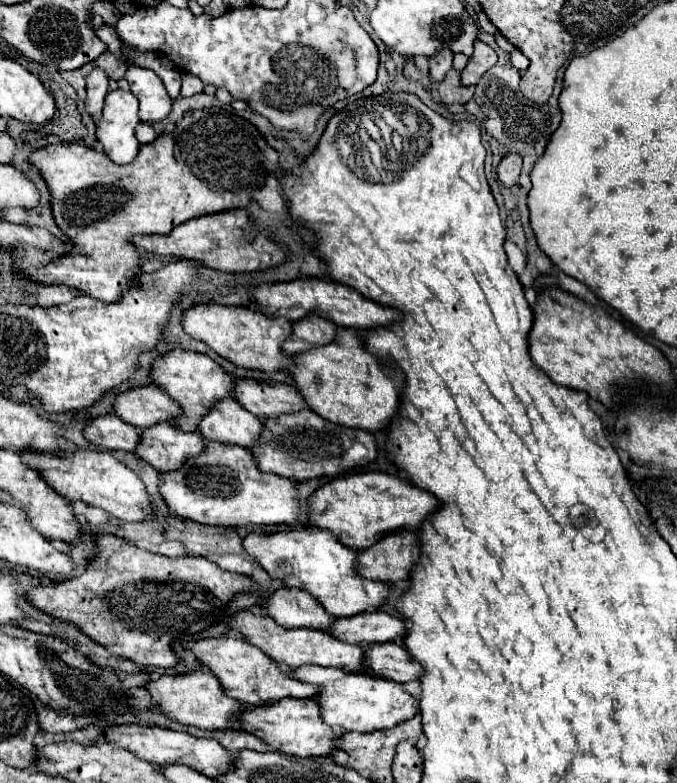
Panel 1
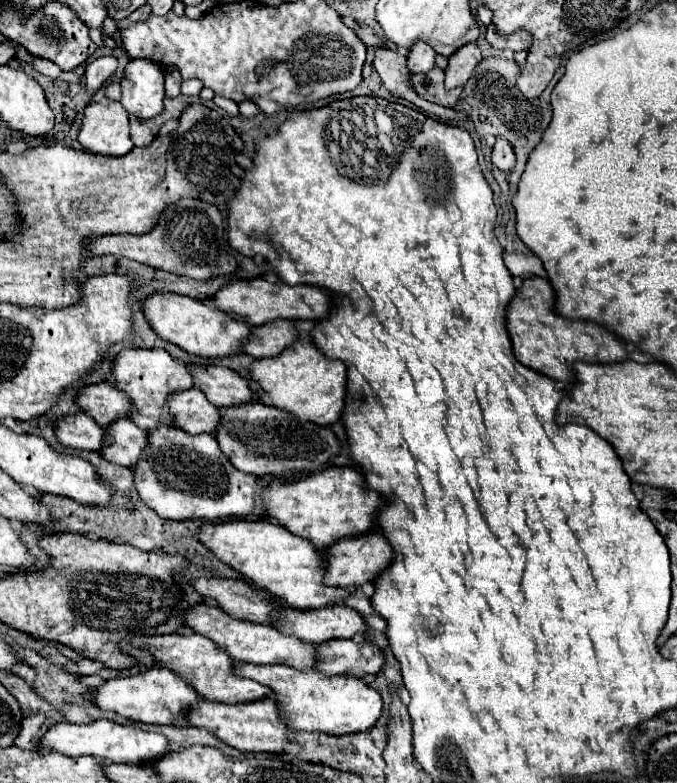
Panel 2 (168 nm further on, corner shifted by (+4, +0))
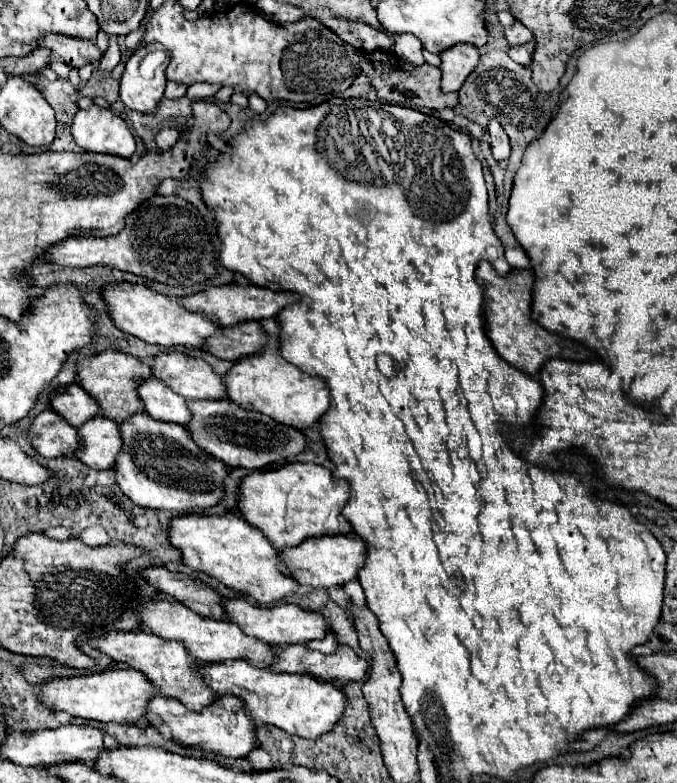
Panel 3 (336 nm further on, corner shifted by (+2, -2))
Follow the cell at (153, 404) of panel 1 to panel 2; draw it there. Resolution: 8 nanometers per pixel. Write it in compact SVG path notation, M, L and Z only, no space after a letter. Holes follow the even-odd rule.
M109 382L85 386L79 392L77 404L83 408L85 414L91 414L91 418L101 426L109 426L119 418L127 418L133 406L131 398L127 398L123 390L115 388Z

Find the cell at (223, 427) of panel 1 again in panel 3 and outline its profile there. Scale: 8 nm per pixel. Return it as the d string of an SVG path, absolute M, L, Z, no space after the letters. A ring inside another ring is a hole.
M141 380L137 384L137 394L145 404L145 412L157 420L187 424L191 418L187 410L187 400L175 394L171 388L167 388L161 380Z

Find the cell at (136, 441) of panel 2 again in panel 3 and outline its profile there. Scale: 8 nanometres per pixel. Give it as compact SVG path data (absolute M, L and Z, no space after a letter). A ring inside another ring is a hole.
M95 416L89 424L81 424L77 428L77 436L81 436L81 446L75 456L89 468L107 470L113 468L117 454L121 452L121 436L117 430L117 422Z

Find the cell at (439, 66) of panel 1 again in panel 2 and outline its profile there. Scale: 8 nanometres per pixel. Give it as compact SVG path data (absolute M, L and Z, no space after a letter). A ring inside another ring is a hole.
M413 44L413 48L409 50L409 70L413 74L427 74L435 66L435 56L437 52L429 44Z

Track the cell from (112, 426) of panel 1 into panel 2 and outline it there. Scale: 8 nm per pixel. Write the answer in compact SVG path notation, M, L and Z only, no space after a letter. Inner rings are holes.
M83 412L67 414L65 418L57 420L55 434L63 446L79 450L101 450L105 438L103 426L93 422L93 418Z

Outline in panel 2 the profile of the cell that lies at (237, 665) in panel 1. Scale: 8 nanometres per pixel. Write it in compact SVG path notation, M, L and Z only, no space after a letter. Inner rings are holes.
M201 634L139 635L135 638L135 644L147 648L159 660L159 664L183 676L207 700L235 704L235 702L251 702L257 698L271 696L271 690L267 690L267 686L233 674L235 664L229 658L227 650L223 650L223 646L215 646L215 642L203 638Z

